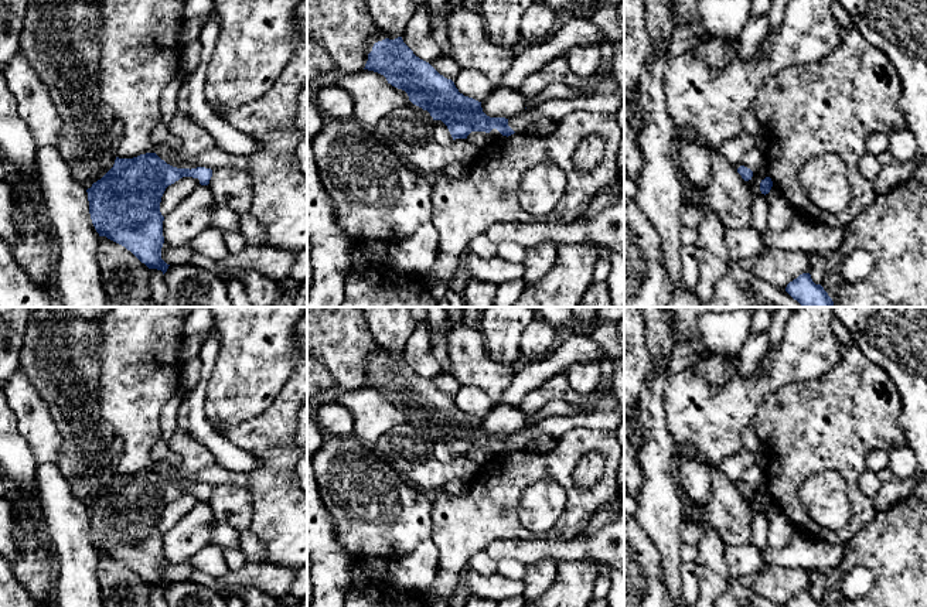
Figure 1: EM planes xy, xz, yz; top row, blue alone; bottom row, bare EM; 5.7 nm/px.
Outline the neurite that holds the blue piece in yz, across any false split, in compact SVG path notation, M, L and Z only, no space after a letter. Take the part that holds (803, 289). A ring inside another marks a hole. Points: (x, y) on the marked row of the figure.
M802 273L785 287L785 291L802 307L834 307L832 299L821 284L815 284L810 273Z

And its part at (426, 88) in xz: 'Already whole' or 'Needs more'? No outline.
Needs more

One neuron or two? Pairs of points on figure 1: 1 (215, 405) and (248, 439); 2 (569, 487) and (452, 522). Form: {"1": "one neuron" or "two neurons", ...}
{"1": "two neurons", "2": "one neuron"}

